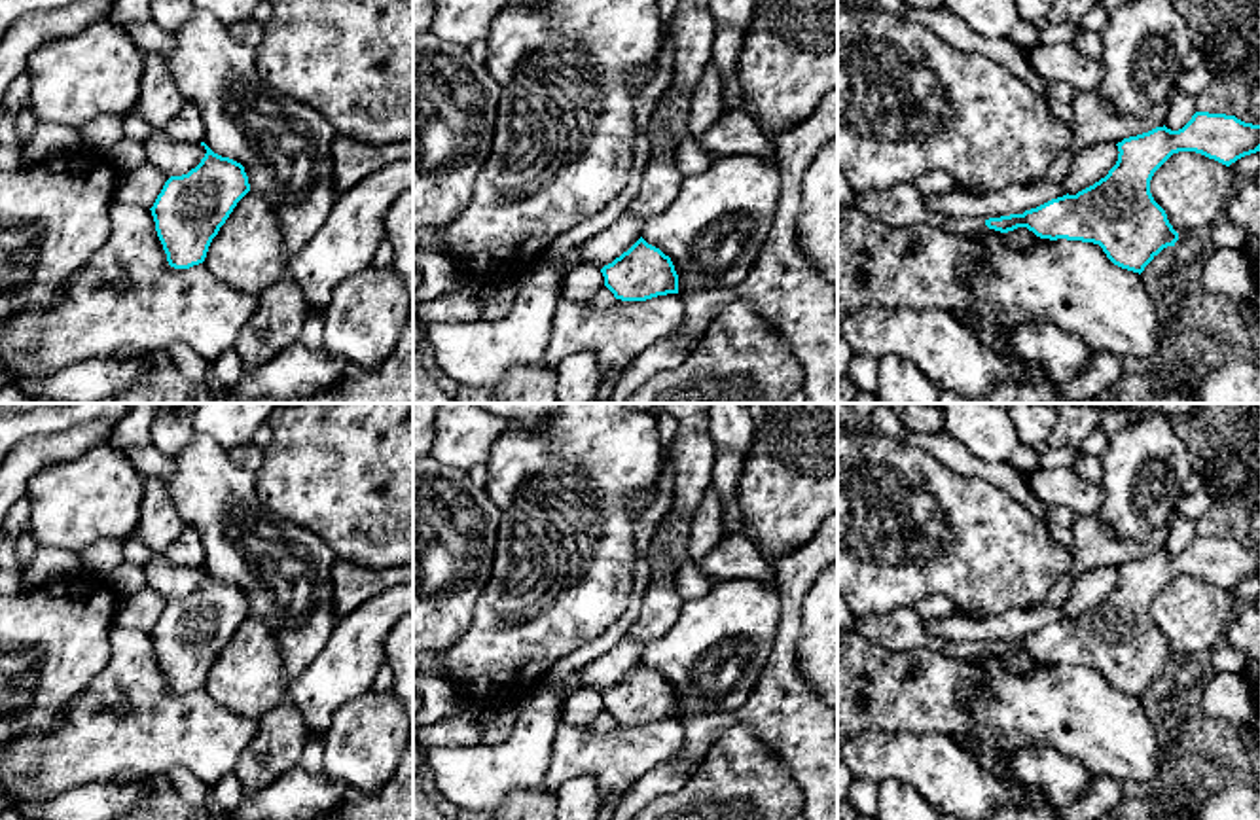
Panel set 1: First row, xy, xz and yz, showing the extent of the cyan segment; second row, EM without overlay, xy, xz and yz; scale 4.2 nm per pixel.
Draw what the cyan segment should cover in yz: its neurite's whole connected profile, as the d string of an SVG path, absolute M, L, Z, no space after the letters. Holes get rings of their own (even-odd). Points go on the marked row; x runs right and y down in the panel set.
M1196 112L1179 131L1163 125L1116 146L1116 165L1093 186L1023 214L989 218L985 225L1000 233L1027 227L1040 239L1093 242L1114 265L1141 275L1163 248L1179 241L1150 193L1154 172L1179 152L1196 152L1230 167L1260 152L1260 125Z

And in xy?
M205 142L201 146L207 150L201 163L188 174L171 176L150 208L167 261L174 269L189 269L205 261L212 239L237 203L250 191L248 176L241 163L214 153Z

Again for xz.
M642 237L601 269L604 286L621 301L646 301L678 294L678 275L669 256Z

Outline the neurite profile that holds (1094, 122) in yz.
M1076 91L1071 102L1072 144L1069 152L1074 155L1091 144L1118 144L1124 138L1163 127L1171 102L1169 97L1158 102L1144 117L1124 116L1108 108L1097 95Z

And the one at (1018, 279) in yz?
M1027 227L972 239L981 256L961 261L959 276L974 299L957 318L997 354L1021 360L1004 333L1040 320L1057 322L1093 354L1160 360L1173 352L1143 276L1114 265L1099 244L1040 239Z

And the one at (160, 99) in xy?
M148 55L135 112L138 112L153 129L165 129L184 104L186 100L182 98L163 55Z

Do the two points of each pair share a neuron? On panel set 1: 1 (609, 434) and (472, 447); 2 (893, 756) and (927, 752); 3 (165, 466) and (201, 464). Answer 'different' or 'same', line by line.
1: different
2: same
3: different

